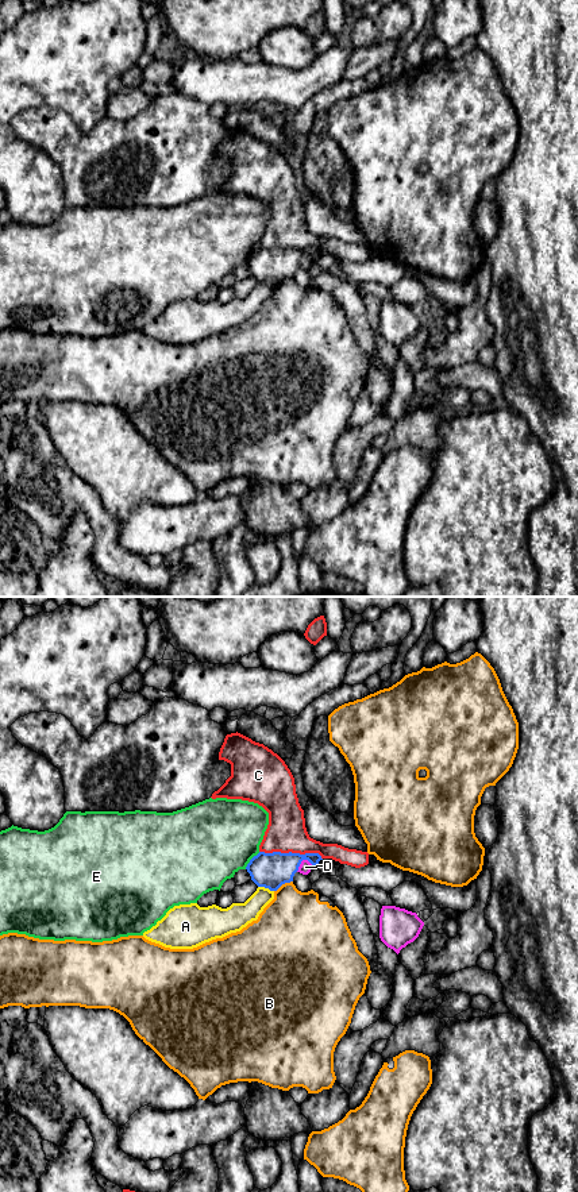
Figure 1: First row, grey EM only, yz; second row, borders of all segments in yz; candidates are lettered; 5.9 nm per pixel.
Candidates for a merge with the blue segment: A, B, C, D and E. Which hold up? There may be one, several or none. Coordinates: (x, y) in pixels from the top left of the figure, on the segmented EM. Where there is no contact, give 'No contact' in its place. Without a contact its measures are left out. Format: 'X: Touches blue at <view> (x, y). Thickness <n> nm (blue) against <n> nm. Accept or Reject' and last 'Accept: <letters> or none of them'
A: Touches blue at yz (266, 887). Thickness 200 nm (blue) against 160 nm. Reject
B: Touches blue at yz (282, 883). Thickness 200 nm (blue) against 380 nm. Reject
C: Touches blue at yz (291, 852). Thickness 200 nm (blue) against 240 nm. Reject
D: Touches blue at yz (303, 859). Thickness 200 nm (blue) against 70 nm. Reject
E: Touches blue at yz (250, 860). Thickness 200 nm (blue) against 460 nm. Reject
Accept: none of them

